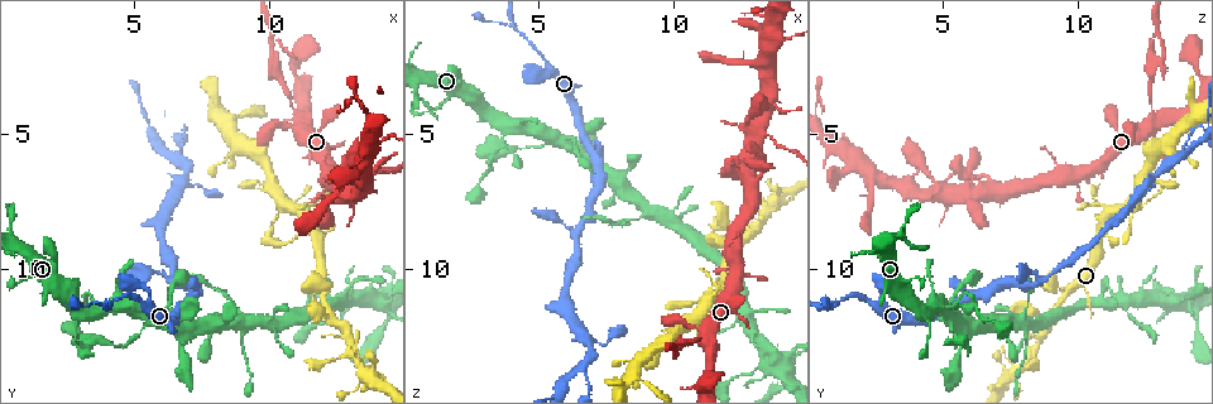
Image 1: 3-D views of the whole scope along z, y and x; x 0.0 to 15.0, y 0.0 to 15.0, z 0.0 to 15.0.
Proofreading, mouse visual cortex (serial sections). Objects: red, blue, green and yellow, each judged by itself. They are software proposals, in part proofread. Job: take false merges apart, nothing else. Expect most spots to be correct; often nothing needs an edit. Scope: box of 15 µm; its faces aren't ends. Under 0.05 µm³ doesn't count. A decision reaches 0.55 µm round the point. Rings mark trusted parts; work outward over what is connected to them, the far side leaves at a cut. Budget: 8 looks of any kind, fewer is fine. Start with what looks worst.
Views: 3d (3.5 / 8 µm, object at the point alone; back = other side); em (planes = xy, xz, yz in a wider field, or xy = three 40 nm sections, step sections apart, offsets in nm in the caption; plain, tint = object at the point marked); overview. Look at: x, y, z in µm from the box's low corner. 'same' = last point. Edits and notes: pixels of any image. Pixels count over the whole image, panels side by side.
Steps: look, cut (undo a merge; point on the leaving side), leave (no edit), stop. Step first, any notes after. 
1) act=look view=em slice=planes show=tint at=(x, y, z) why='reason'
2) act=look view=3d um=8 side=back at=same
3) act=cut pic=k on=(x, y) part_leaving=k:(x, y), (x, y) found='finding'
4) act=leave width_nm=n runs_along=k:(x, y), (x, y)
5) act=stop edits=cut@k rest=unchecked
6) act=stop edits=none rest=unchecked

act=look view=3d um=3.5 at=(6.7, 6.1, 13.5) why='side arm on a straight run'

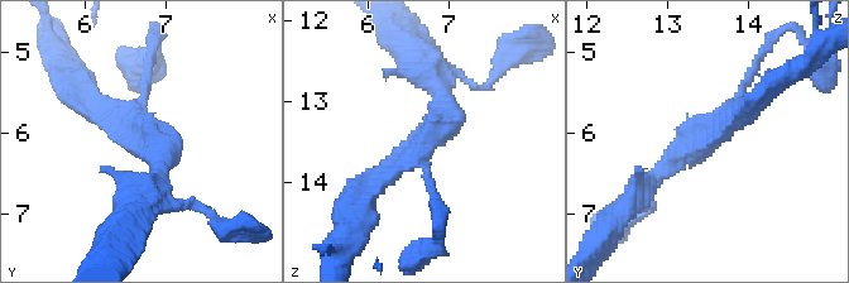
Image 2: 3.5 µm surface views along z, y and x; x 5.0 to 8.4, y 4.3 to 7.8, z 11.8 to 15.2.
act=look view=em slice=xy step=5 show=tint at=(6.65, 5.95, 13.55) arms=3 arm_widths_nm=150,250,250

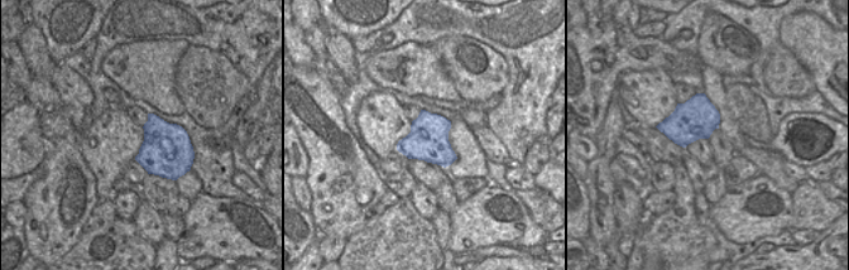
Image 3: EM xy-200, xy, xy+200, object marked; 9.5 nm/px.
act=leave runs_along=2:(656, 177), (766, 92) found='all the same cell'

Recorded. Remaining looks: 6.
act=look view=3d um=8 at=(11.3, 4.4, 12.7) why='four arms meet'

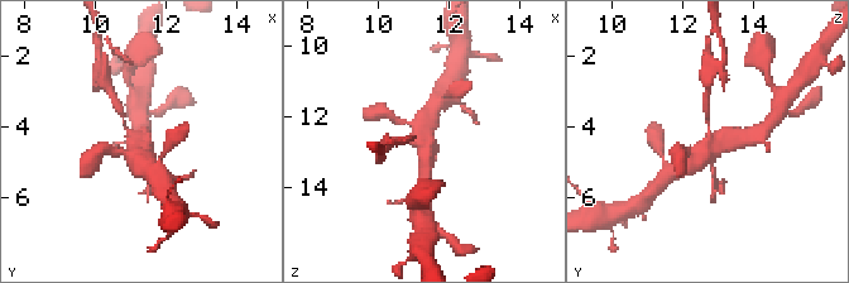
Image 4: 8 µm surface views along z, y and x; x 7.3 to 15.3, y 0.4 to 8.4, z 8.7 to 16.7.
act=look view=em slice=xy step=1 show=tint at=(11.2, 4.4, 12.7)

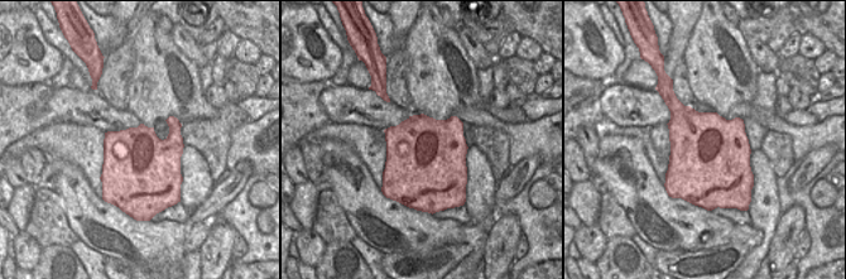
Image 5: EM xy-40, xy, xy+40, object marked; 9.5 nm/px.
act=cut pic=4 on=(118, 105) part_leaving=4:(126, 129), (105, 81) found='a second cell is stuck on'

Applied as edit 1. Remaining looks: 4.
act=look view=overview why='redraw'

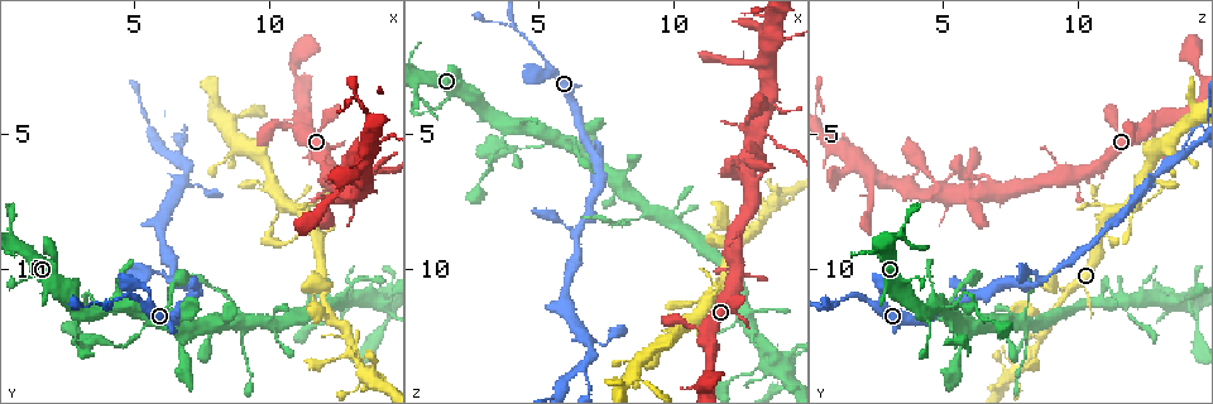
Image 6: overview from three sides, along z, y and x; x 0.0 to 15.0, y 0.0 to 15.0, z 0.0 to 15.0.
act=look view=3d um=3.5 at=(8.6, 11.3, 8.2) why='thin neck'

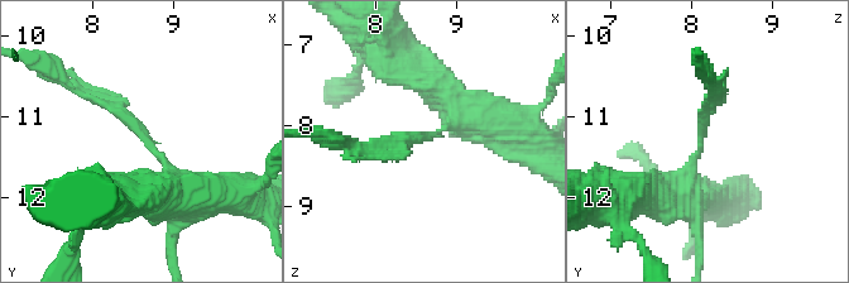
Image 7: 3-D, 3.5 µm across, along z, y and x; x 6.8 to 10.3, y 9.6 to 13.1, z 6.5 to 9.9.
act=look view=em slice=xy step=1 show=tint at=(8.70, 11.30, 8.10) why='shape alone is not enough'

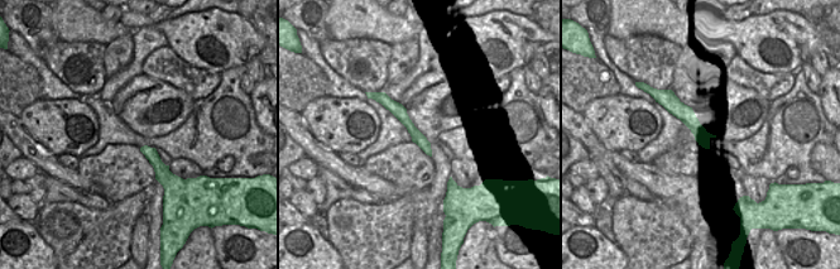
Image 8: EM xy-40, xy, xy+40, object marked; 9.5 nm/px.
act=cut pic=7 on=(401, 137) arm_widths_nm=150,450 border=8:(704, 128), (694, 134) found='two cells meet here'

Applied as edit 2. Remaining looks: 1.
act=stop edits=cut@4,cut@7 rest=unchecked

